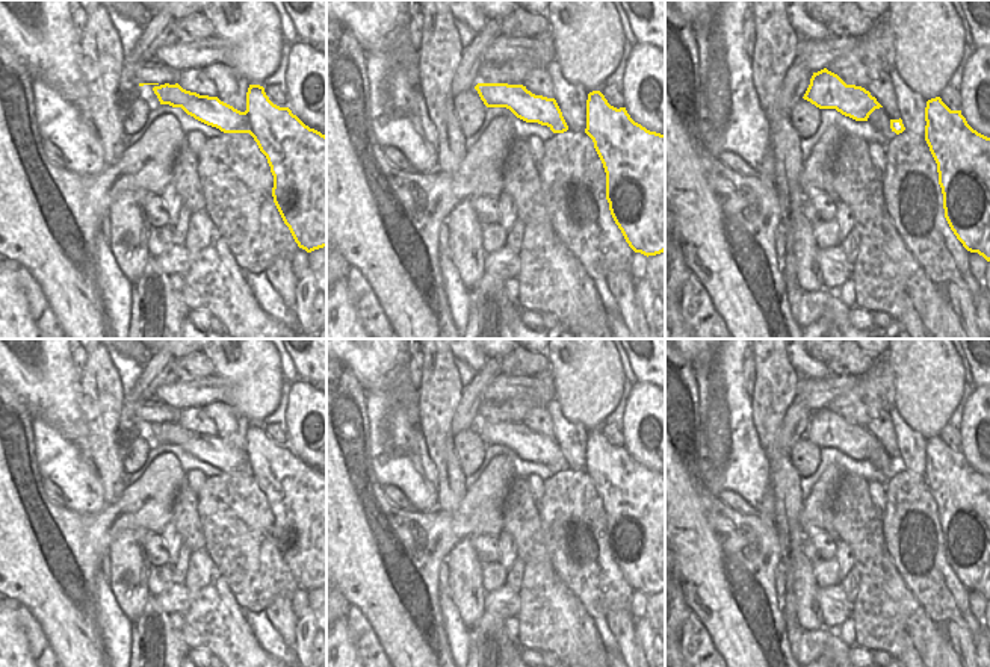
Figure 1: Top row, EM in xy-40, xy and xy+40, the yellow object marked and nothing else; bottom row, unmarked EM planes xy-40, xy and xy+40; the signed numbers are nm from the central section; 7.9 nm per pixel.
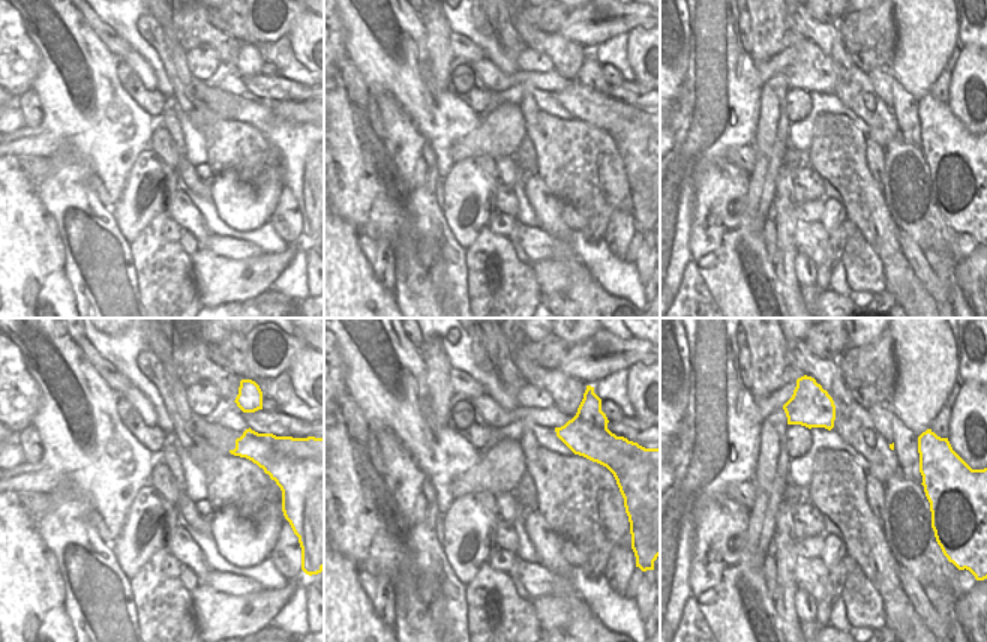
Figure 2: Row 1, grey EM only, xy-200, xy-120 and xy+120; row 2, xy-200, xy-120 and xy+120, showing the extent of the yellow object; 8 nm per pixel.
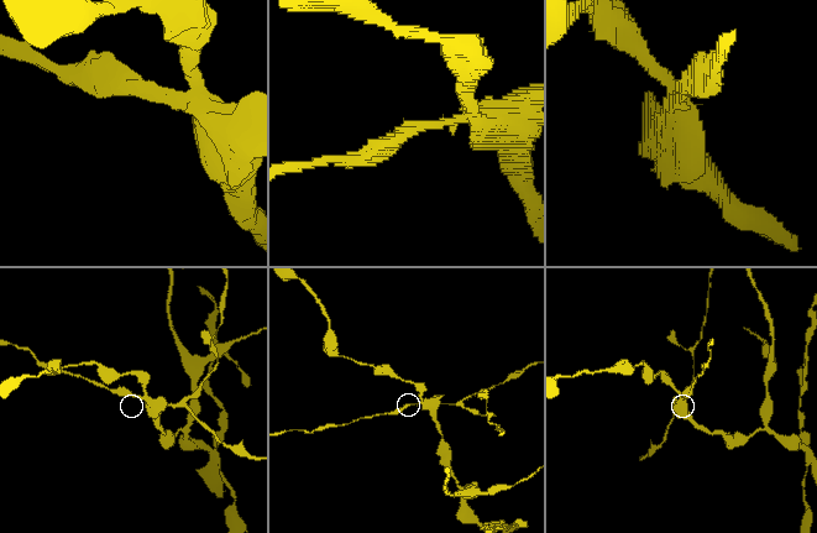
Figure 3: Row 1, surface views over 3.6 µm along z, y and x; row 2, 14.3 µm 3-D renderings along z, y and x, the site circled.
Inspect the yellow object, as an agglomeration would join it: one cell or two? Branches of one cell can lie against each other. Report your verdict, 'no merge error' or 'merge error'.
merge error

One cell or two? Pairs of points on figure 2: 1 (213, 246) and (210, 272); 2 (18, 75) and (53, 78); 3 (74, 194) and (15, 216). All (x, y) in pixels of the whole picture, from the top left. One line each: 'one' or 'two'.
1: two
2: two
3: two

